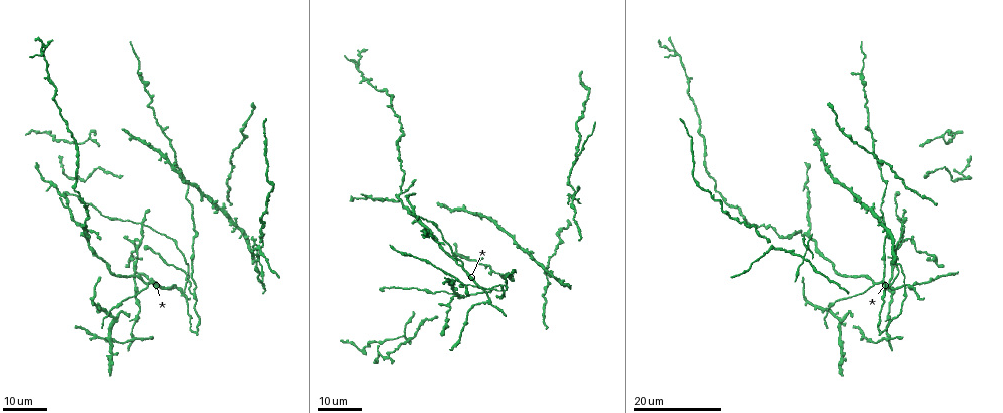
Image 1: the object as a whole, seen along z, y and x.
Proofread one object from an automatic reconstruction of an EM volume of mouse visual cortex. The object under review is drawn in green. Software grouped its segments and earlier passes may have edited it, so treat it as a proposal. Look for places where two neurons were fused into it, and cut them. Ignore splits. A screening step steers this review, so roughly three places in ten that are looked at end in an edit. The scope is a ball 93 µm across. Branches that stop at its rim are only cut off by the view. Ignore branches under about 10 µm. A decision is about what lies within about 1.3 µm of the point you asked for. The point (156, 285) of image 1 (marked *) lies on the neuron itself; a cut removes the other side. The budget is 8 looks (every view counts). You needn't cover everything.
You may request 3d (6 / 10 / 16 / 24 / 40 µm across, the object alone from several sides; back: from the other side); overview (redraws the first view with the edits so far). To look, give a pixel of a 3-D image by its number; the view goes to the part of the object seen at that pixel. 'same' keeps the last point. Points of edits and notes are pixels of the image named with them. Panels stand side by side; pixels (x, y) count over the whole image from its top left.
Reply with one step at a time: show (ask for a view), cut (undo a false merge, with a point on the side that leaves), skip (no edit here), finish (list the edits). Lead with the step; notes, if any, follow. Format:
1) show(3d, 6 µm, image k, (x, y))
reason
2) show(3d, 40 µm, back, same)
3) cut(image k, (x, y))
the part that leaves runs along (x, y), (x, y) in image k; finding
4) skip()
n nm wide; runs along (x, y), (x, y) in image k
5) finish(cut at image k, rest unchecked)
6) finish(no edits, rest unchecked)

show(3d, 16 µm, image 1, (106, 312))
arms part here

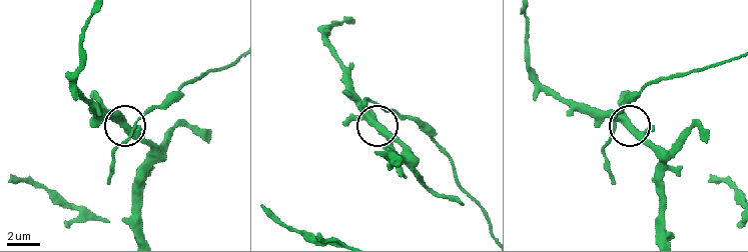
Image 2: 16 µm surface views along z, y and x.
show(3d, 6 µm, image 2, (629, 125))
zoom in

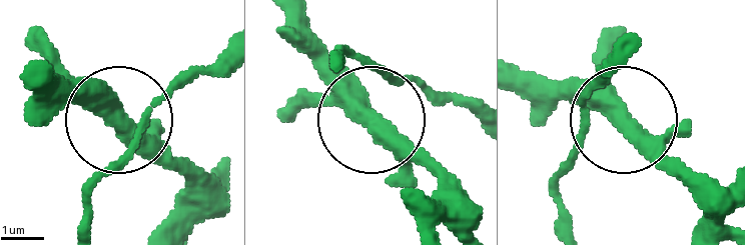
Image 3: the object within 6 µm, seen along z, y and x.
skip()
360 nm wide; continuous, no second neuron

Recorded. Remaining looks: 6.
show(3d, 16 µm, image 1, (687, 76))
thick turns thin

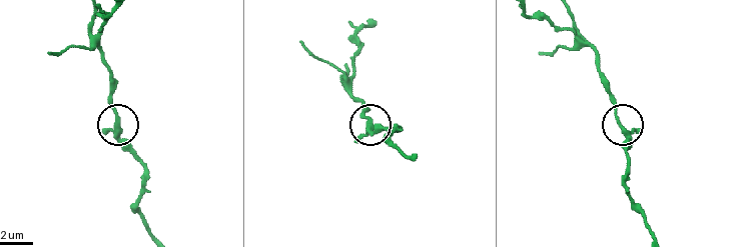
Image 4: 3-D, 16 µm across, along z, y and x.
show(3d, 10 µm, image 4, (119, 127))

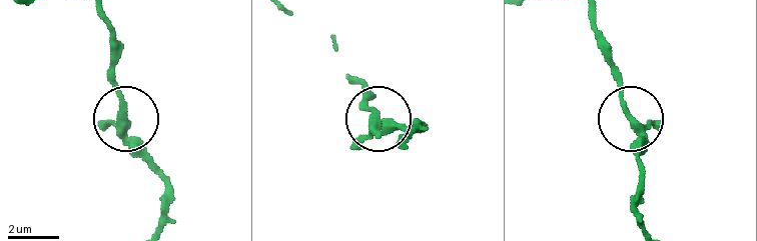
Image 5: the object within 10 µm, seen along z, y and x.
skip()
230 nm wide; runs along (157, 223), (163, 178), (127, 133), (112, 44) in image 5; one neuron here

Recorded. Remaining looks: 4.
show(3d, 16 µm, image 1, (142, 226))
four arms meet

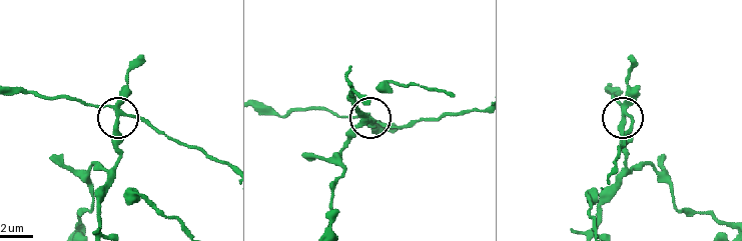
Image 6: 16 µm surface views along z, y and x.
show(3d, 6 µm, image 6, (115, 116))

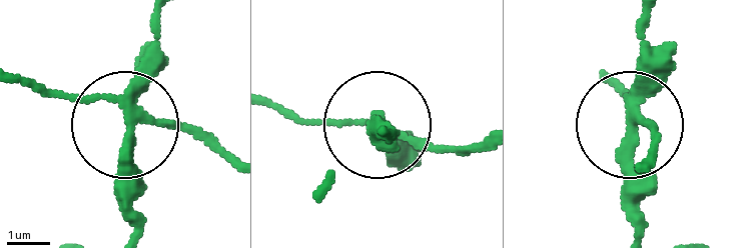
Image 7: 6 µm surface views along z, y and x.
cut(image 7, (189, 128))
the part that leaves runs along (131, 114), (224, 147) in image 7; two neurons meet here

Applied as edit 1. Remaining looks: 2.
finish(cut at image 7, rest unchecked)

